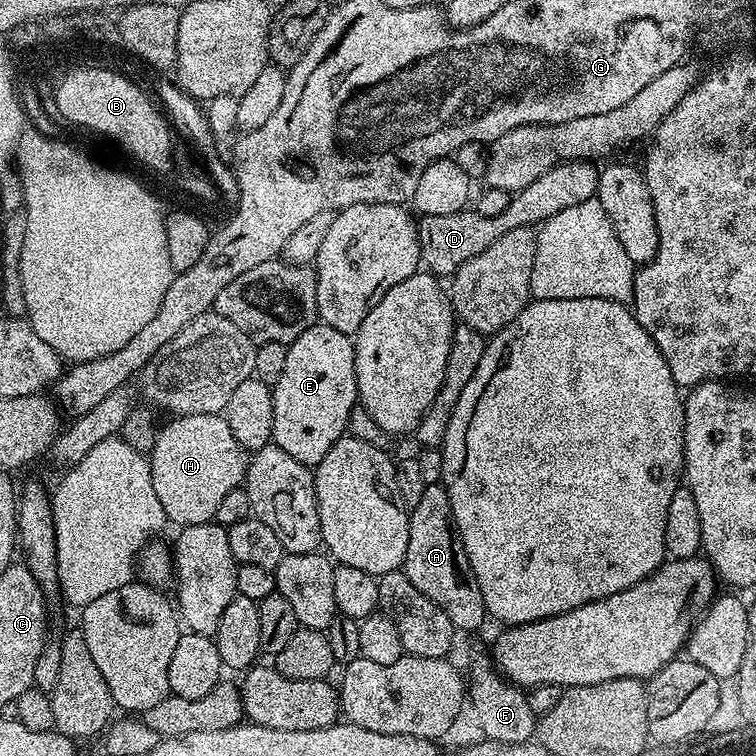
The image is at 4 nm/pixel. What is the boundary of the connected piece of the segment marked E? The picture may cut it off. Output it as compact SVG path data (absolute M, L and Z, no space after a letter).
M317 322L308 327L297 340L287 345L286 366L282 376L272 386L274 398L274 430L272 443L278 445L290 458L298 458L298 462L315 466L326 458L330 446L338 442L340 437L348 432L348 419L353 408L358 404L356 390L356 353L353 345L348 344L341 333L336 332L329 324Z

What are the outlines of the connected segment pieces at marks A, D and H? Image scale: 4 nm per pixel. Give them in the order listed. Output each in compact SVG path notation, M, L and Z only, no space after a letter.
M443 483L430 484L426 490L422 490L422 499L419 500L418 506L410 509L408 518L408 529L410 538L406 542L406 558L402 565L402 571L430 602L434 602L450 618L453 629L464 632L472 632L475 628L480 628L486 621L484 603L482 602L482 590L478 586L478 578L474 578L474 570L468 561L466 550L460 541L460 535L454 522L454 510L450 506L448 492Z
M588 162L559 164L546 170L546 174L542 174L542 178L538 178L530 186L515 193L510 206L502 210L502 214L487 216L475 210L465 210L454 214L421 215L418 227L423 267L437 278L451 277L462 265L470 262L470 258L482 254L486 246L494 246L494 242L502 238L502 234L515 228L539 226L554 214L566 210L566 206L578 206L578 202L593 199L597 175L597 169Z
M190 414L169 419L169 424L159 429L150 453L154 494L162 502L162 510L169 521L176 526L186 524L207 524L215 521L218 505L230 490L241 487L248 475L248 460L243 446L230 434L230 426L220 414Z

